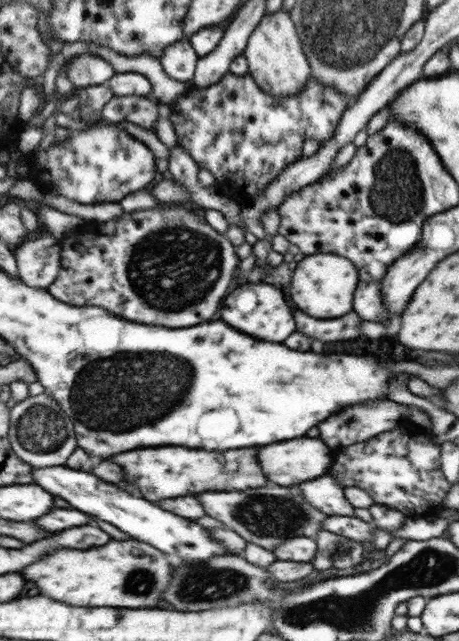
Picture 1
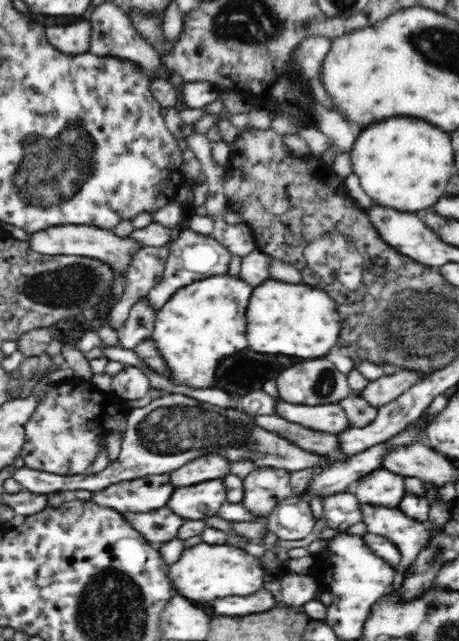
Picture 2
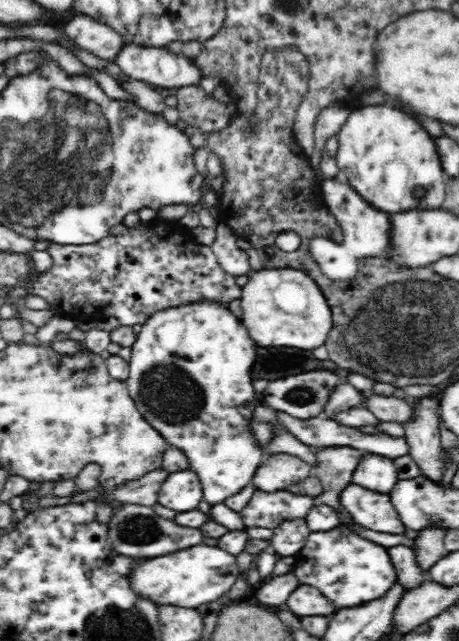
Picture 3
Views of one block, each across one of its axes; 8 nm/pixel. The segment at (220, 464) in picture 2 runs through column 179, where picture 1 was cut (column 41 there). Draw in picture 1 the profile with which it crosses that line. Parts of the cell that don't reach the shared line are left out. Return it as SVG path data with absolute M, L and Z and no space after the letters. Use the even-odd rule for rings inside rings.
M67 465L51 466L34 470L37 476L37 484L43 486L47 492L61 494L69 504L75 508L95 514L101 520L115 524L119 530L131 534L135 540L141 540L145 544L153 544L153 548L160 549L165 554L177 554L182 560L187 562L205 562L213 559L213 556L229 555L229 551L209 535L209 530L201 527L195 522L189 522L184 517L177 516L167 509L161 510L159 506L147 502L145 498L137 498L115 484L103 482L97 476L89 472L81 472L80 469L68 468Z

